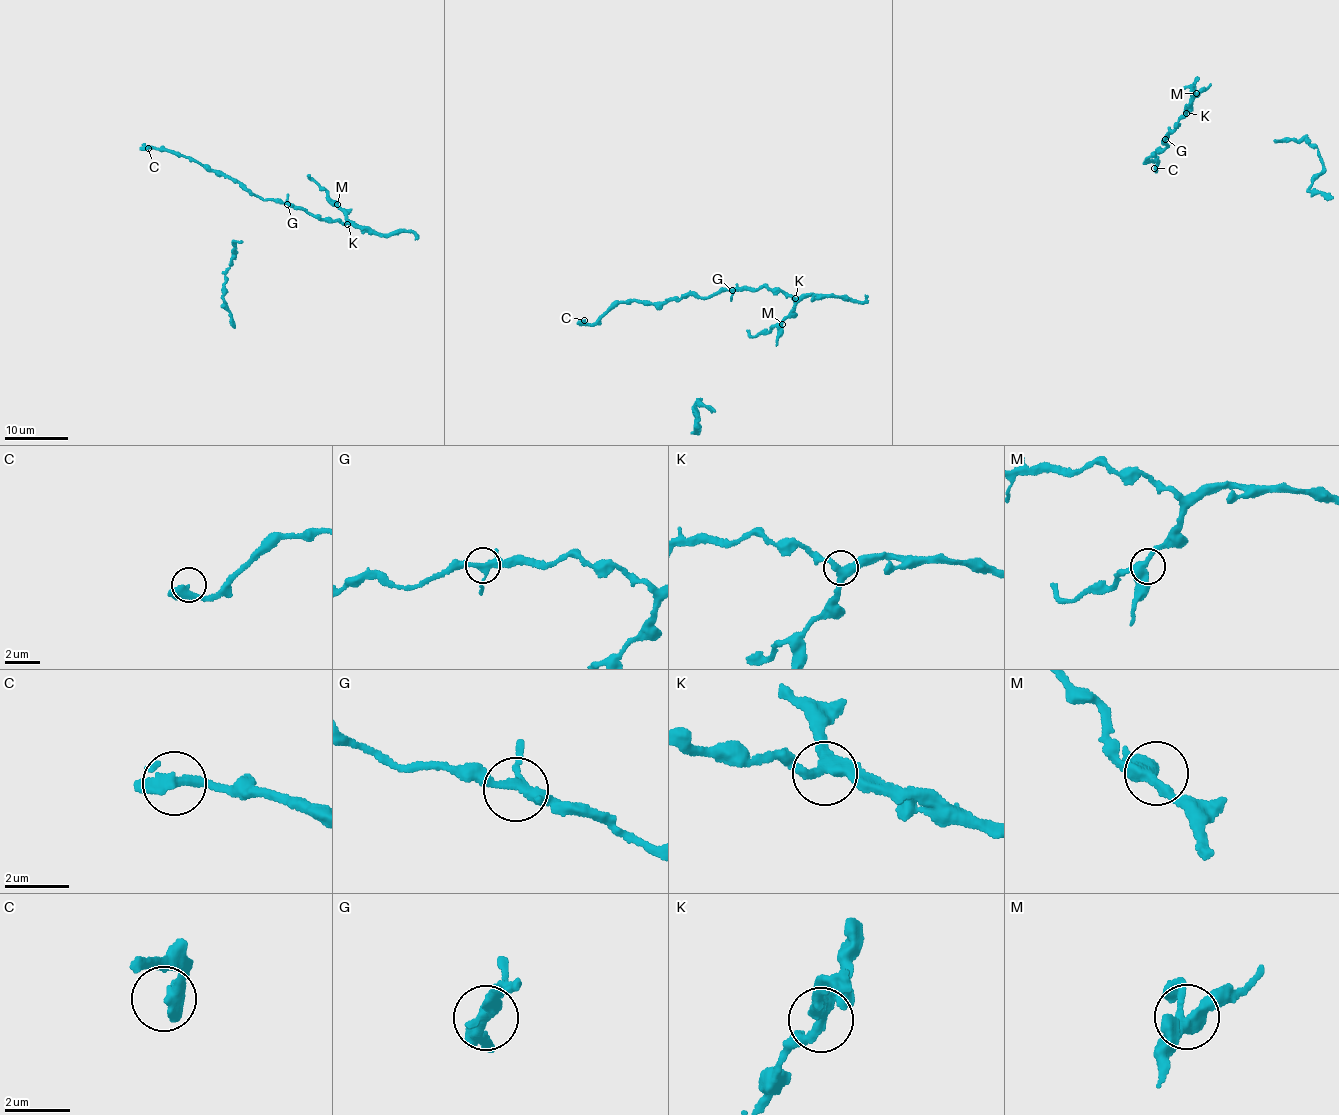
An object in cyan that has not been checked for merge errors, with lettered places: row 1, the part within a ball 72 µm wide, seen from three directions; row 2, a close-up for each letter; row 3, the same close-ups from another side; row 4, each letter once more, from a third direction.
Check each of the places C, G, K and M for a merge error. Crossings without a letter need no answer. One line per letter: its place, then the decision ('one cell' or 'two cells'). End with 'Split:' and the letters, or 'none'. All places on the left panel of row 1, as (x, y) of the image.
C: at (148, 148); one cell
G: at (287, 204); one cell
K: at (347, 224); one cell
M: at (337, 204); one cell
Split: none

